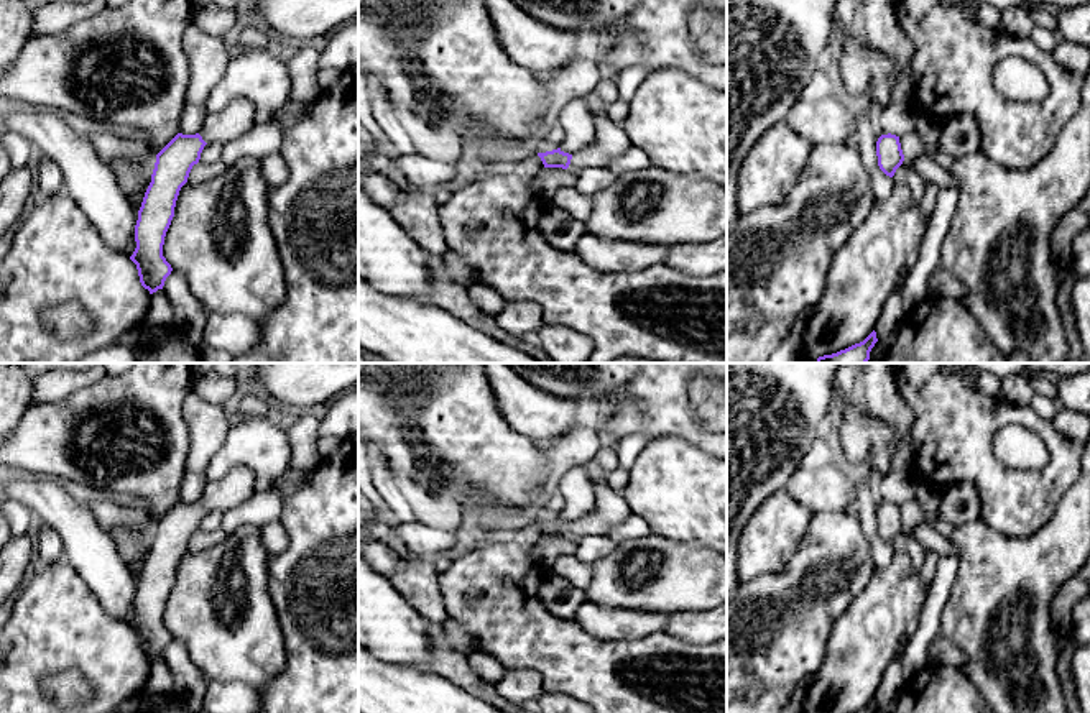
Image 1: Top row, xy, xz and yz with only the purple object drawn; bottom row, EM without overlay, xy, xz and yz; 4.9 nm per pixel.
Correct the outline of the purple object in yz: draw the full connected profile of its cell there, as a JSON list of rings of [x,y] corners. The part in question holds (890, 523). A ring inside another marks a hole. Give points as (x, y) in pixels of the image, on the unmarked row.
[[[881,503],[876,509],[876,524],[880,537],[893,545],[896,537],[903,532],[904,522],[901,518],[899,504],[896,503]]]

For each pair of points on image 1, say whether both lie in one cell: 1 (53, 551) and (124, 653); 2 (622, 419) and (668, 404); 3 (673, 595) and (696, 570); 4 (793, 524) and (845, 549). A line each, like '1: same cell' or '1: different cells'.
1: different cells
2: same cell
3: same cell
4: different cells

